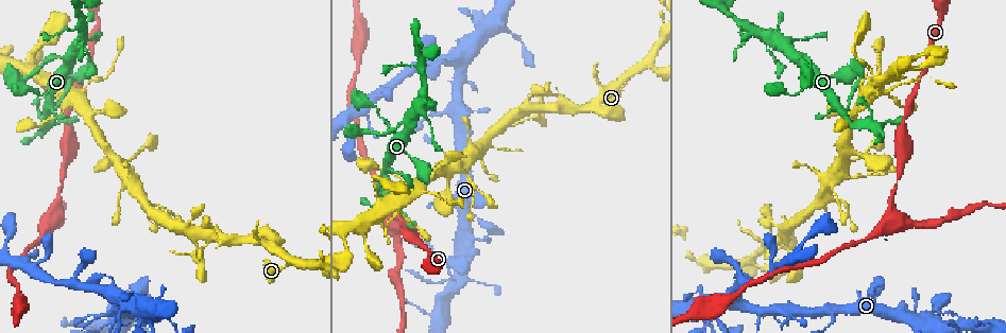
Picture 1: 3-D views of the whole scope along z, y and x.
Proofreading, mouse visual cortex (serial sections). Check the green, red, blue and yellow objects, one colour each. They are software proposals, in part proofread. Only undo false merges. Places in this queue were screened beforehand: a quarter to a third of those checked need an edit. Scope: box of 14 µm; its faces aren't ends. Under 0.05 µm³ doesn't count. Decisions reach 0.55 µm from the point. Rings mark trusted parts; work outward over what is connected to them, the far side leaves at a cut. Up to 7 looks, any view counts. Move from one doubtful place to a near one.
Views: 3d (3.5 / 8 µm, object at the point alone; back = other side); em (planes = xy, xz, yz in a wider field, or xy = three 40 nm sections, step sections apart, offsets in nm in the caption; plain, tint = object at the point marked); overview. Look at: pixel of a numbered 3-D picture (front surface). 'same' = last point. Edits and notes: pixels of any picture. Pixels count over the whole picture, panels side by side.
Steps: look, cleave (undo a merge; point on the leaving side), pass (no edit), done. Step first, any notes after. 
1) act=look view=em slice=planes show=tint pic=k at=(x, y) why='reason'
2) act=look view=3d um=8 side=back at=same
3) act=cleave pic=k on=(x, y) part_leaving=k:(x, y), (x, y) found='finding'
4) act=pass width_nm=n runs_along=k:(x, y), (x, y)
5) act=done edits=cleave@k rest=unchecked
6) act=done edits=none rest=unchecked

act=look view=3d um=8 pic=1 at=(388, 165) why='narrows sharply'

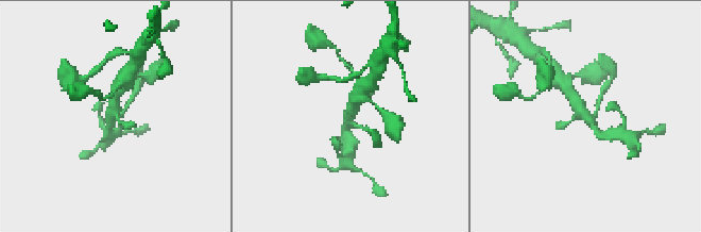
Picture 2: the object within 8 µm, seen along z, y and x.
act=look view=em slice=planes show=tint pic=2 at=(350, 120)

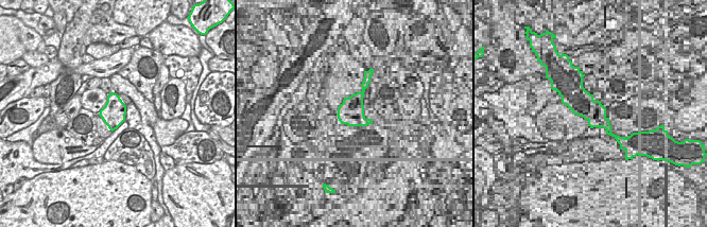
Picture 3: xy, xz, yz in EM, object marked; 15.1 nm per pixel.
act=pass runs_along=2:(571, 94), (601, 134), (614, 134) found='one cell here'

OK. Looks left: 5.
act=look view=3d um=3.5 pic=1 at=(394, 218) why='sharp bend'

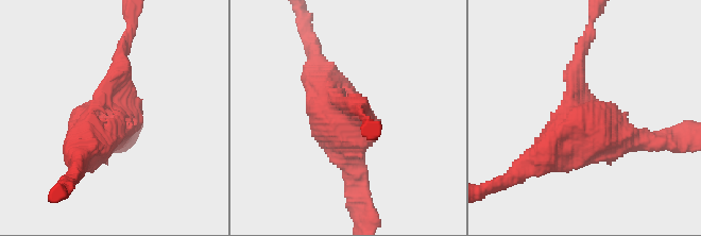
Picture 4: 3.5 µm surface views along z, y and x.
act=look view=em slice=planes show=plain pic=4 at=(350, 116) why='shape alone is not enough'

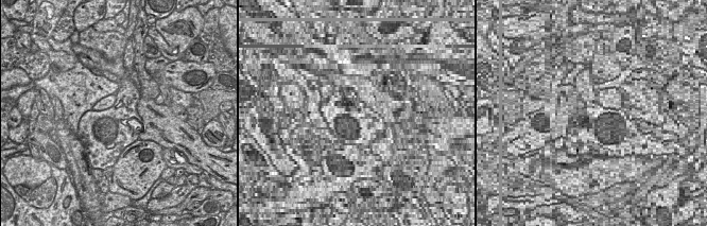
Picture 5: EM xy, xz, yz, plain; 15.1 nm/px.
act=look view=em slice=planes show=tint at=same

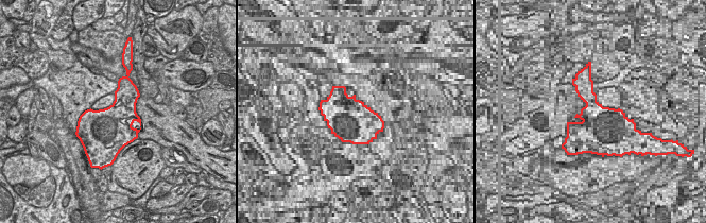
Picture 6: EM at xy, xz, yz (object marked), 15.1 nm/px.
act=pass arm_widths_nm=250,250,450 runs_along=4:(121, 63), (114, 115), (79, 154) found='continuous, no second cell'

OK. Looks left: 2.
act=look view=em slice=xy step=3 show=tint pic=1 at=(749, 261) why='thin neck'

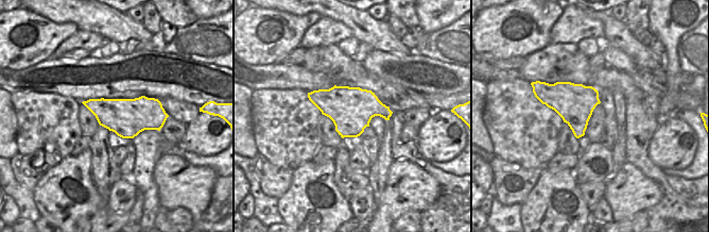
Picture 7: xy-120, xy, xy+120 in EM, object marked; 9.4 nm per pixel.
act=look view=3d um=3.5 at=same

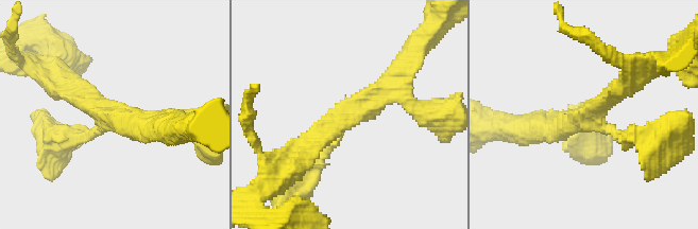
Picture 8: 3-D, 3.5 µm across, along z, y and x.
act=pass runs_along=8:(61, 137), (94, 134), (103, 115), (57, 78) found='all the same cell'

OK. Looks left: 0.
act=done edits=none rest=unchecked

